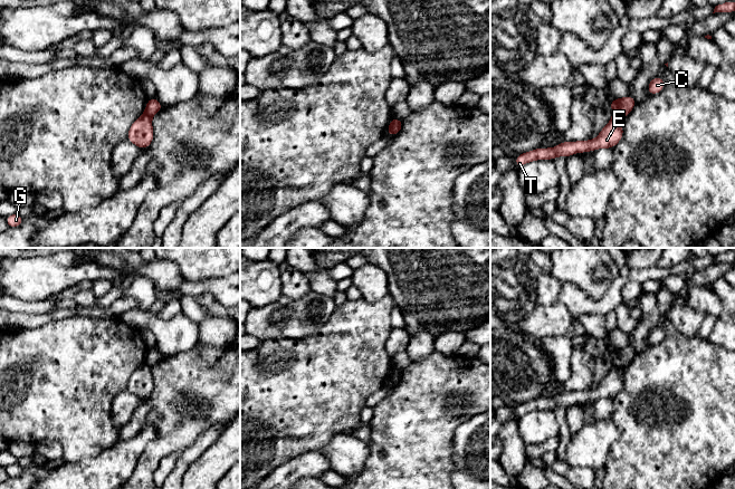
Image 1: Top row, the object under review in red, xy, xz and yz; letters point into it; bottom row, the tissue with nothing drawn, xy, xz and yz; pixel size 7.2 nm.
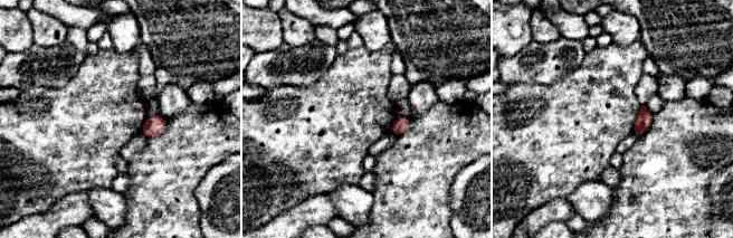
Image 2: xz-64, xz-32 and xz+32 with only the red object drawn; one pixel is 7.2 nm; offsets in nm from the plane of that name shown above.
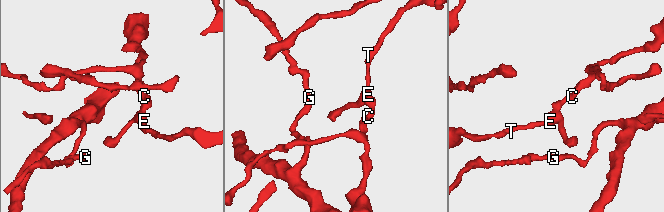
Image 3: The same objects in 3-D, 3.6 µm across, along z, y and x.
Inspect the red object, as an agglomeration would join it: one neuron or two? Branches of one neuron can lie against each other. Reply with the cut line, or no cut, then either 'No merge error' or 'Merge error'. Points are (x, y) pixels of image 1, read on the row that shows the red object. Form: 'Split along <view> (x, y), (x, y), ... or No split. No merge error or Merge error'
Split along xz (400, 121), (391, 135). Merge error

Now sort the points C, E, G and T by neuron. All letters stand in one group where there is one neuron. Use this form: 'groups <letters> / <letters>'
groups C G / E T

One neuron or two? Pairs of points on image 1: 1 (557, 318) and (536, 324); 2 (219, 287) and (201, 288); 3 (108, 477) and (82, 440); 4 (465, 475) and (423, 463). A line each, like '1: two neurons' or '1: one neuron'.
1: one neuron
2: one neuron
3: two neurons
4: two neurons

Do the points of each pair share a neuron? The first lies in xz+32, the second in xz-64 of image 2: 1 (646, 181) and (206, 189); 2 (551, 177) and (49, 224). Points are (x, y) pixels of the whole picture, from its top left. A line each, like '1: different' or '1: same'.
1: different
2: different

